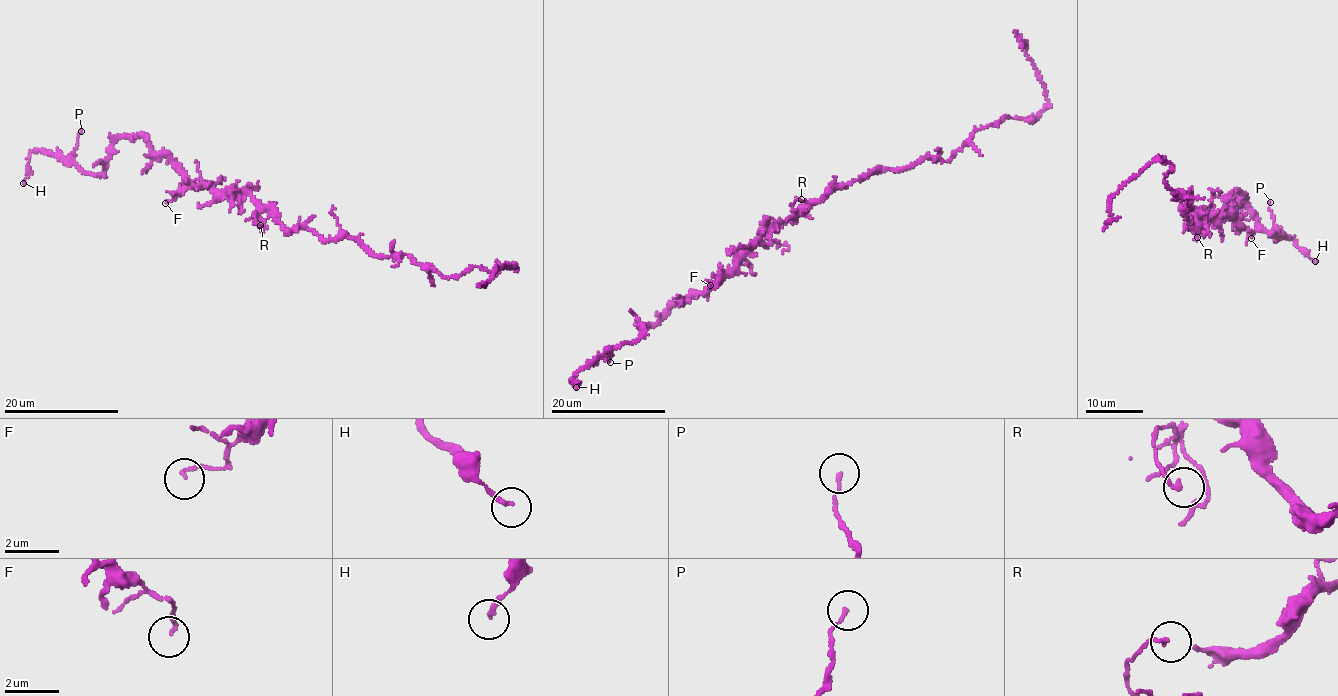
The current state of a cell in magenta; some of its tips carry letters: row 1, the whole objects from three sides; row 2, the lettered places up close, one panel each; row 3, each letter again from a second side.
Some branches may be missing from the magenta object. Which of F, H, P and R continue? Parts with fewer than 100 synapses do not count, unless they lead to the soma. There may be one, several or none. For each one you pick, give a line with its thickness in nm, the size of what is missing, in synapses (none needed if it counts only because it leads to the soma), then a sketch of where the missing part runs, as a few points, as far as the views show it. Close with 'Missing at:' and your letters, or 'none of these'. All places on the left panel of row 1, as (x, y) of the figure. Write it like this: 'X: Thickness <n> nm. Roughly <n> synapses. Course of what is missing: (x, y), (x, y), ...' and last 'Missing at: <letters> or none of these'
Missing at: none of these

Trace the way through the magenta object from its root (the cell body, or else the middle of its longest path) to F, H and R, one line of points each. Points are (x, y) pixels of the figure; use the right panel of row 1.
F: (1197, 220), (1195, 217), (1202, 211), (1200, 215), (1210, 219), (1228, 215), (1250, 229), (1251, 238)
H: (1197, 220), (1202, 211), (1200, 215), (1210, 219), (1234, 213), (1237, 191), (1276, 239), (1290, 237), (1315, 261)
R: (1197, 220), (1202, 222), (1195, 232), (1197, 237)

